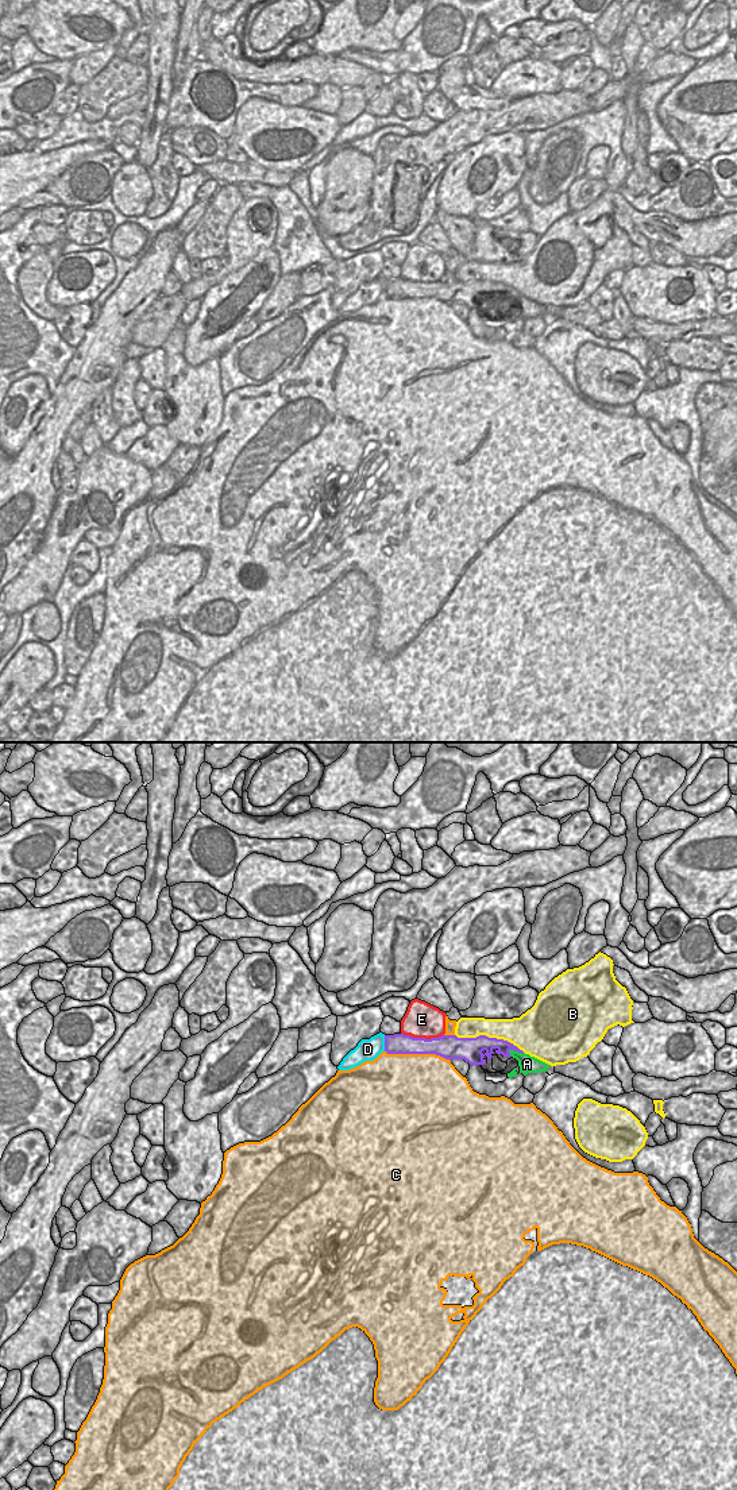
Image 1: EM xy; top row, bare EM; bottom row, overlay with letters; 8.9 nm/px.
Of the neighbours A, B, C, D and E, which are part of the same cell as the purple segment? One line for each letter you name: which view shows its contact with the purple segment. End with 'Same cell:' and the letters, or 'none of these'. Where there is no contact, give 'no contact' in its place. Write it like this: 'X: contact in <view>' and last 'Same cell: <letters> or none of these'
A: contact in xy
Same cell: A

